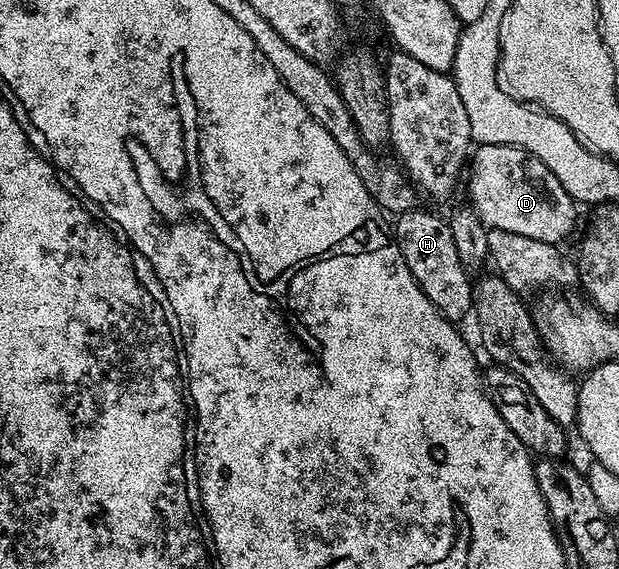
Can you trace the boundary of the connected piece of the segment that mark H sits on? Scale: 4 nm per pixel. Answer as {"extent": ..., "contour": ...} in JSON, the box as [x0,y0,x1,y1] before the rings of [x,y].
{"extent":[392,206,474,322],"contour":[[[415,206],[408,212],[397,213],[392,224],[392,235],[398,241],[400,254],[404,254],[404,262],[408,270],[412,270],[412,278],[424,290],[428,302],[440,310],[445,320],[459,322],[471,315],[474,307],[472,280],[469,280],[467,268],[460,262],[460,254],[456,254],[456,242],[452,238],[452,230],[445,219],[442,220],[434,212],[425,212],[421,206]]]}

